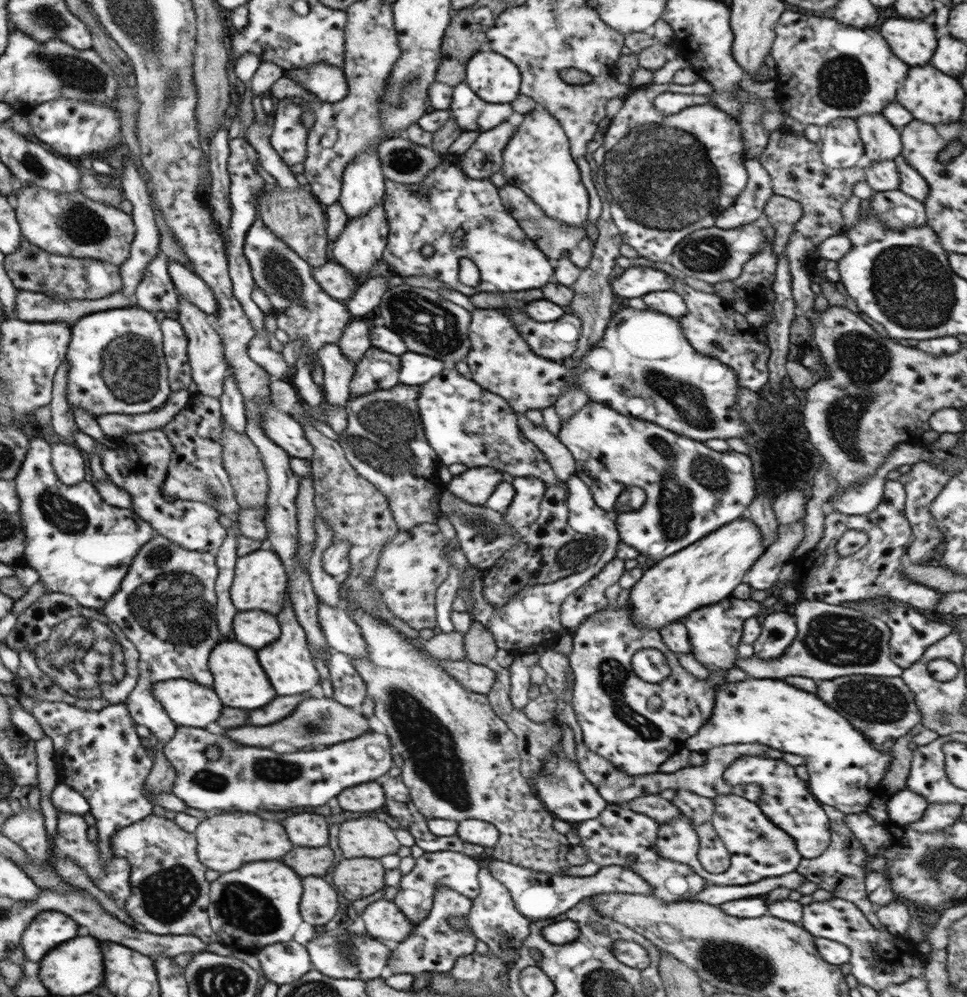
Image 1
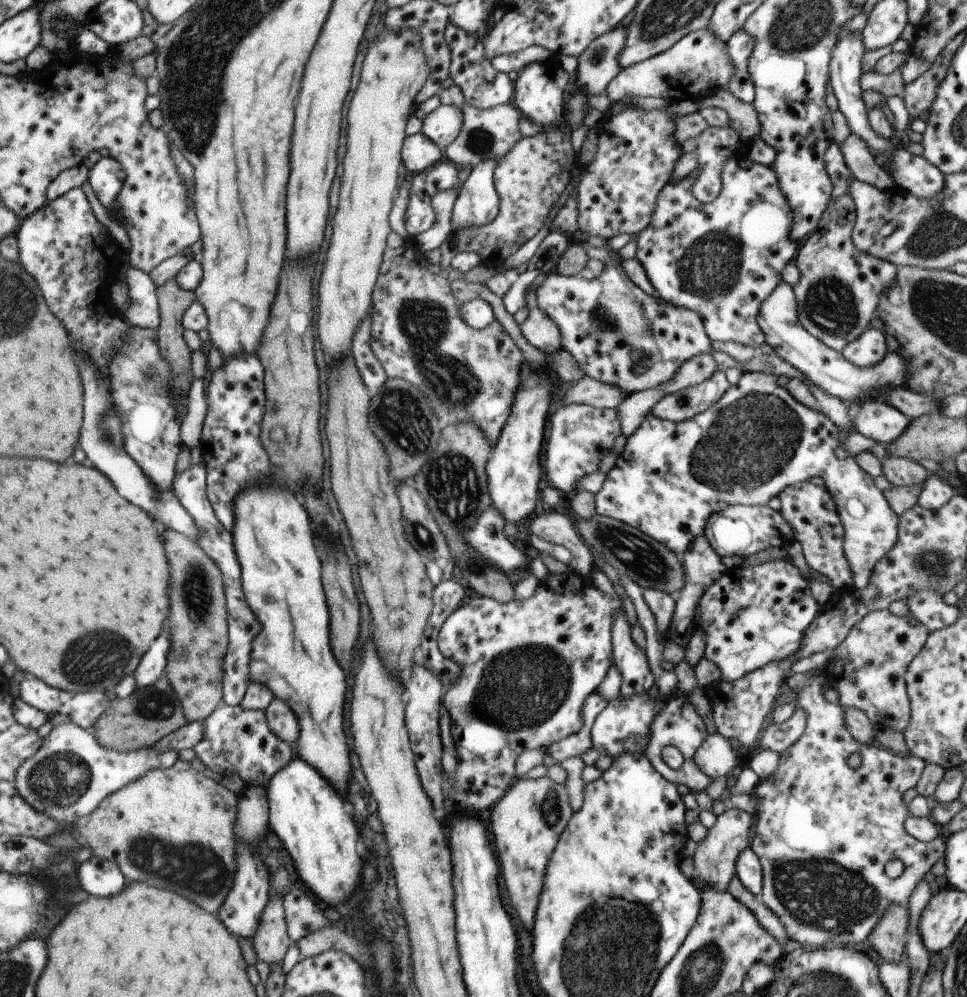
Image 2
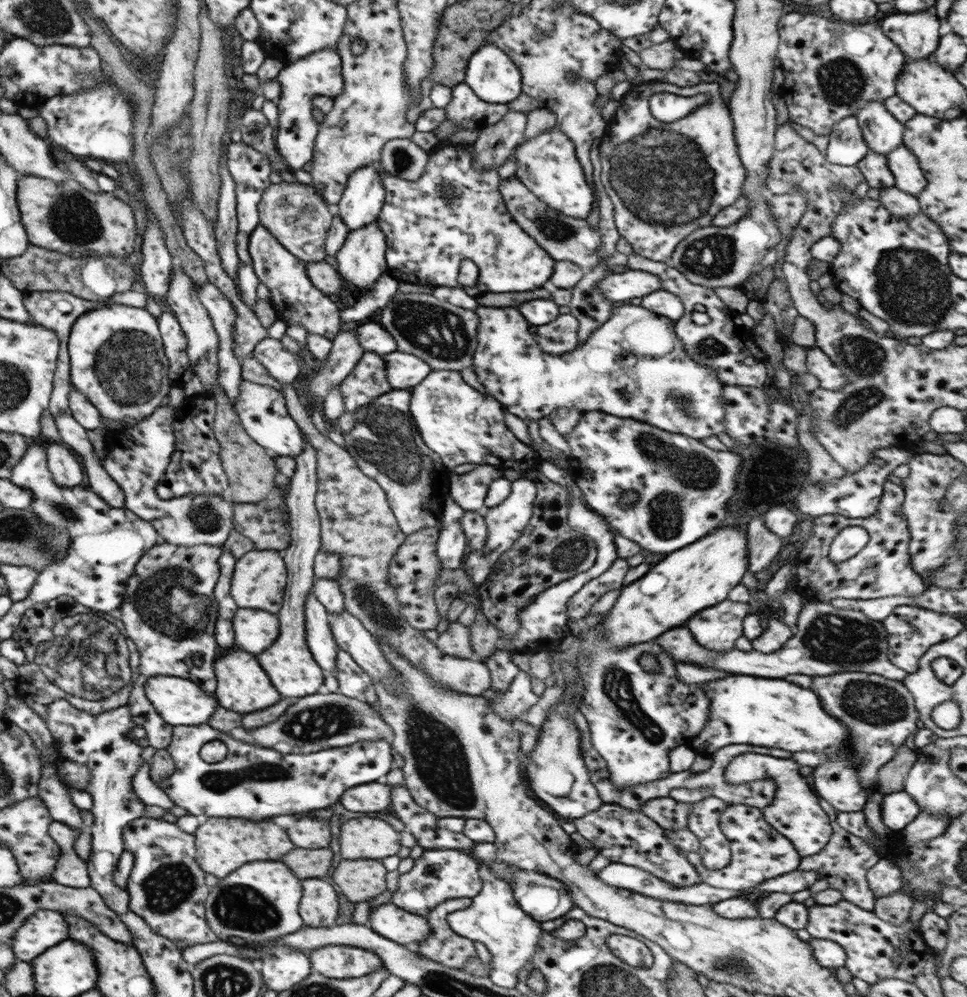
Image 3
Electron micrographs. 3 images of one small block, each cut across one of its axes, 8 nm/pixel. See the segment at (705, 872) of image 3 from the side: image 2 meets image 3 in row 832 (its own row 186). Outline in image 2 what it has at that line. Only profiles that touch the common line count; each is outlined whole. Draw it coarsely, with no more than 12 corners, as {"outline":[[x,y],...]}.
{"outline":[[731,152],[713,202],[659,192],[635,258],[709,341],[764,343],[800,243],[775,172]]}

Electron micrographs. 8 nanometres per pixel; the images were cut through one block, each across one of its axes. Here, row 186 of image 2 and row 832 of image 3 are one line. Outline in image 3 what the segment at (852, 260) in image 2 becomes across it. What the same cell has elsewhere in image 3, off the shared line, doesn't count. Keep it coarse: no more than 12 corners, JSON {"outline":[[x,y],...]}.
{"outline":[[823,799],[832,834],[817,854],[801,857],[841,899],[872,912],[867,872],[881,859],[836,823]]}

